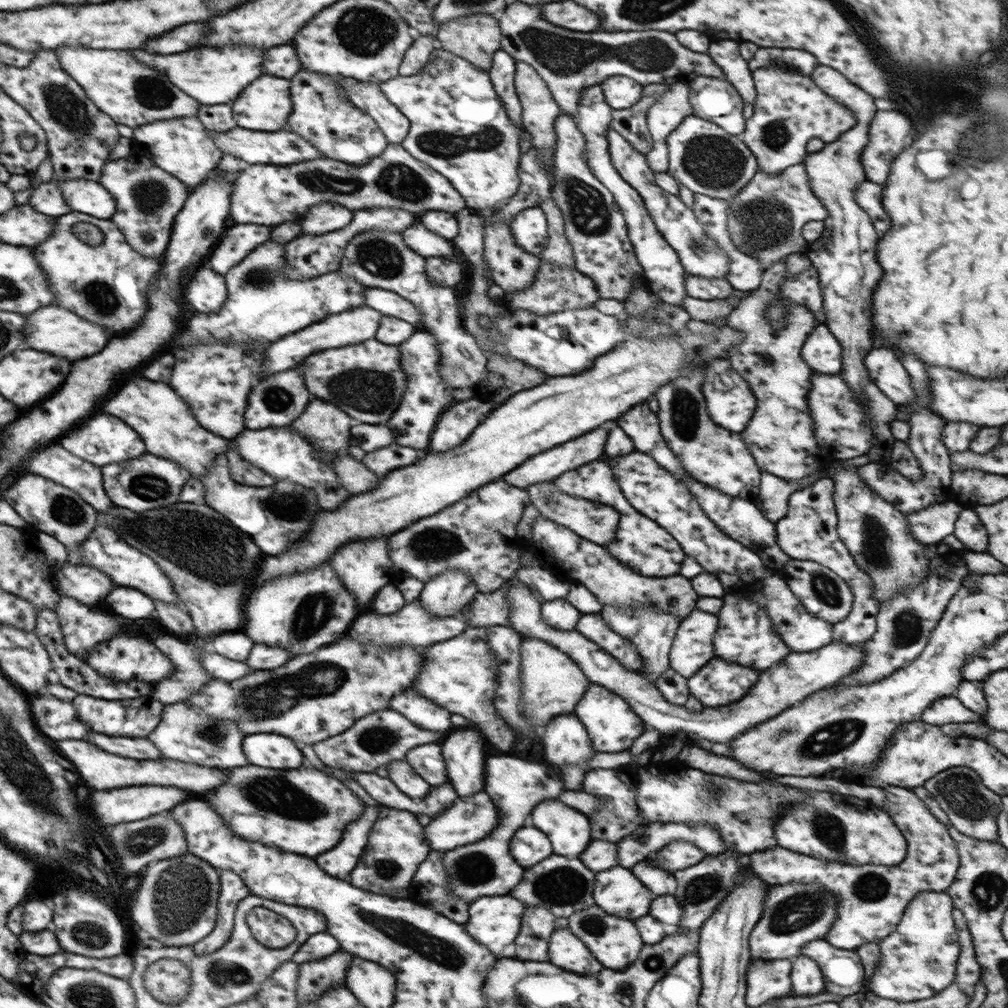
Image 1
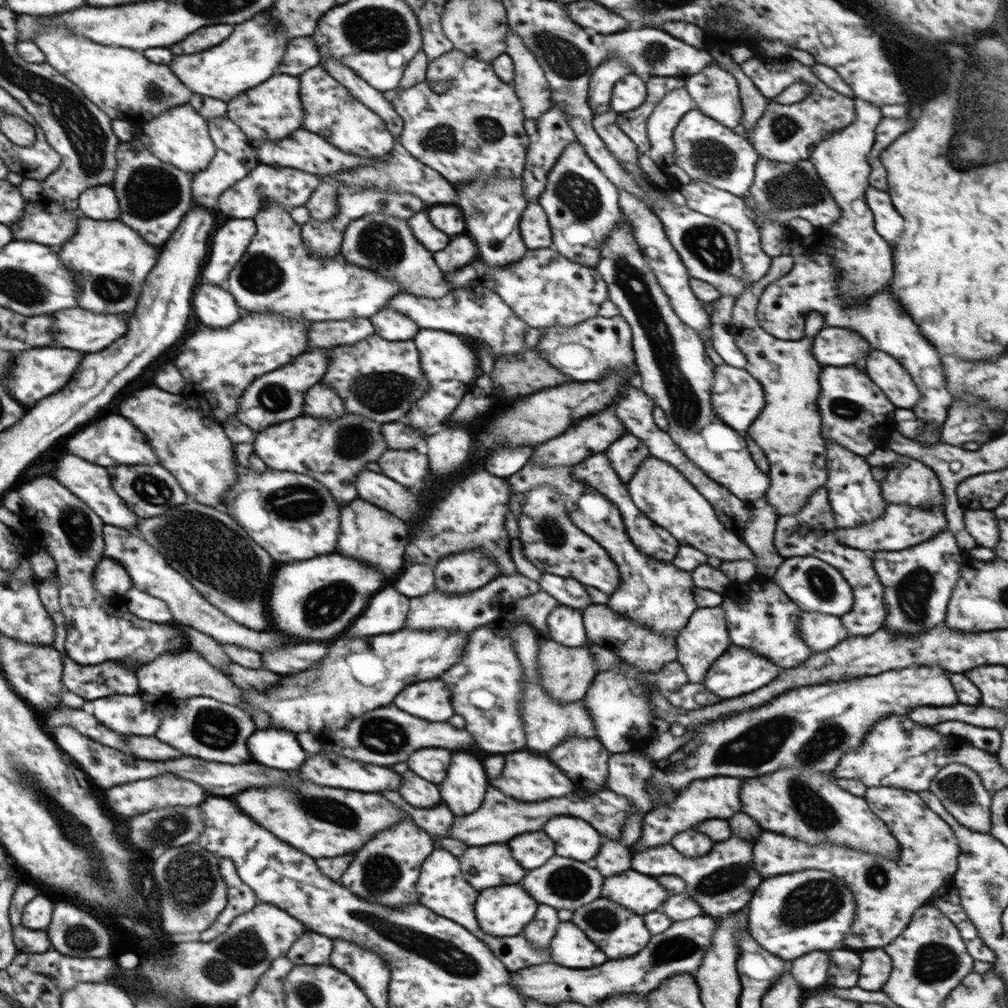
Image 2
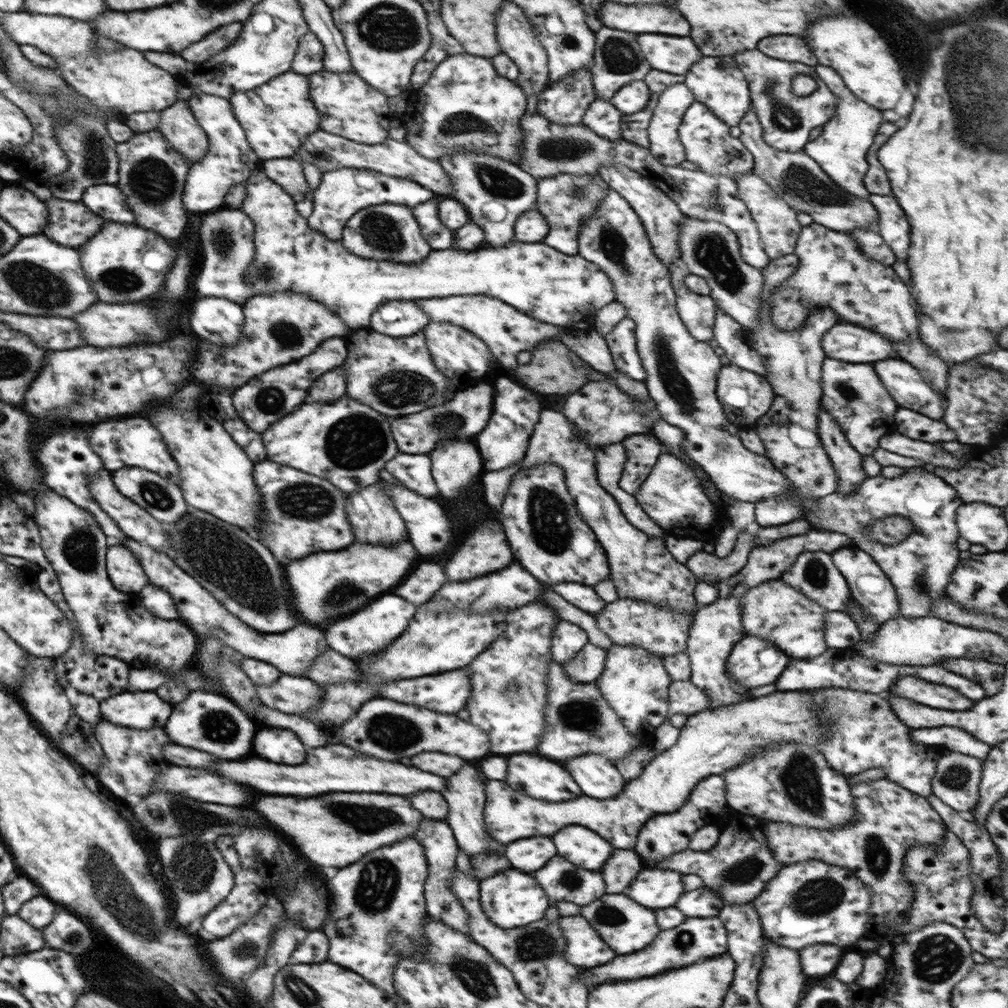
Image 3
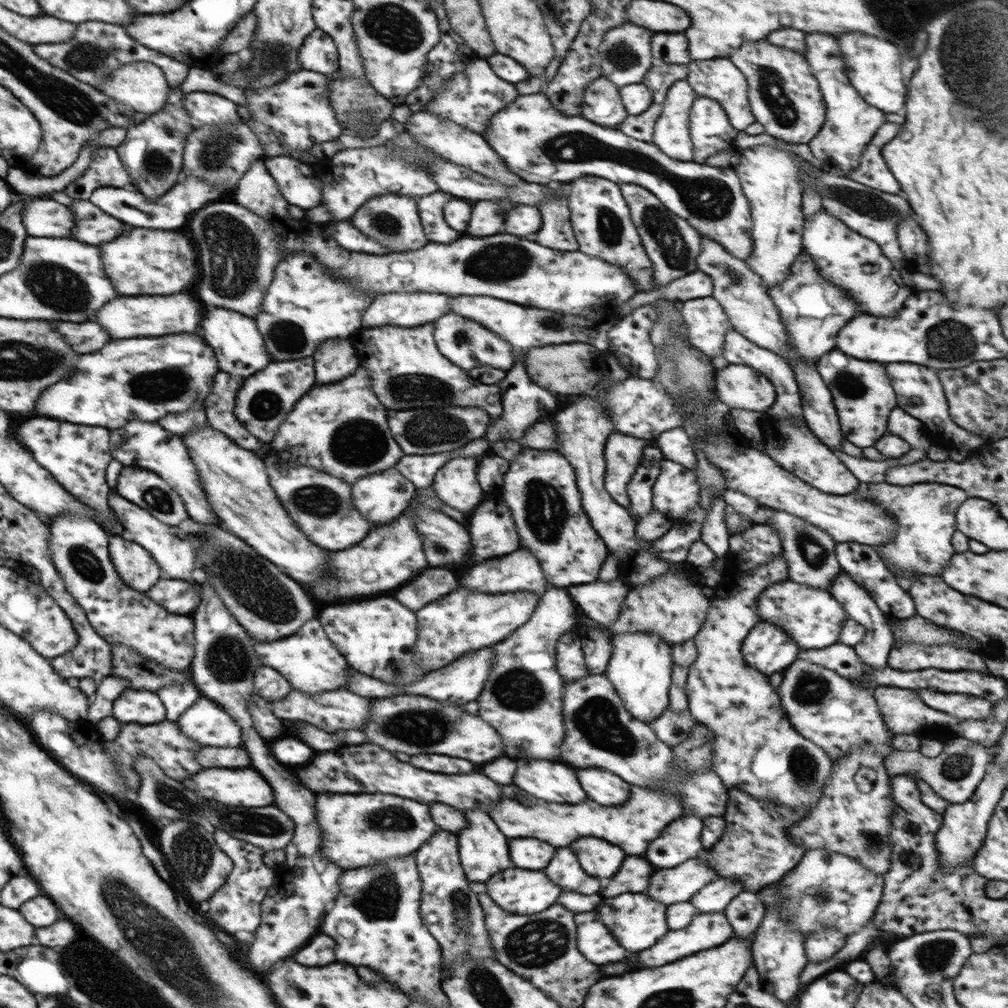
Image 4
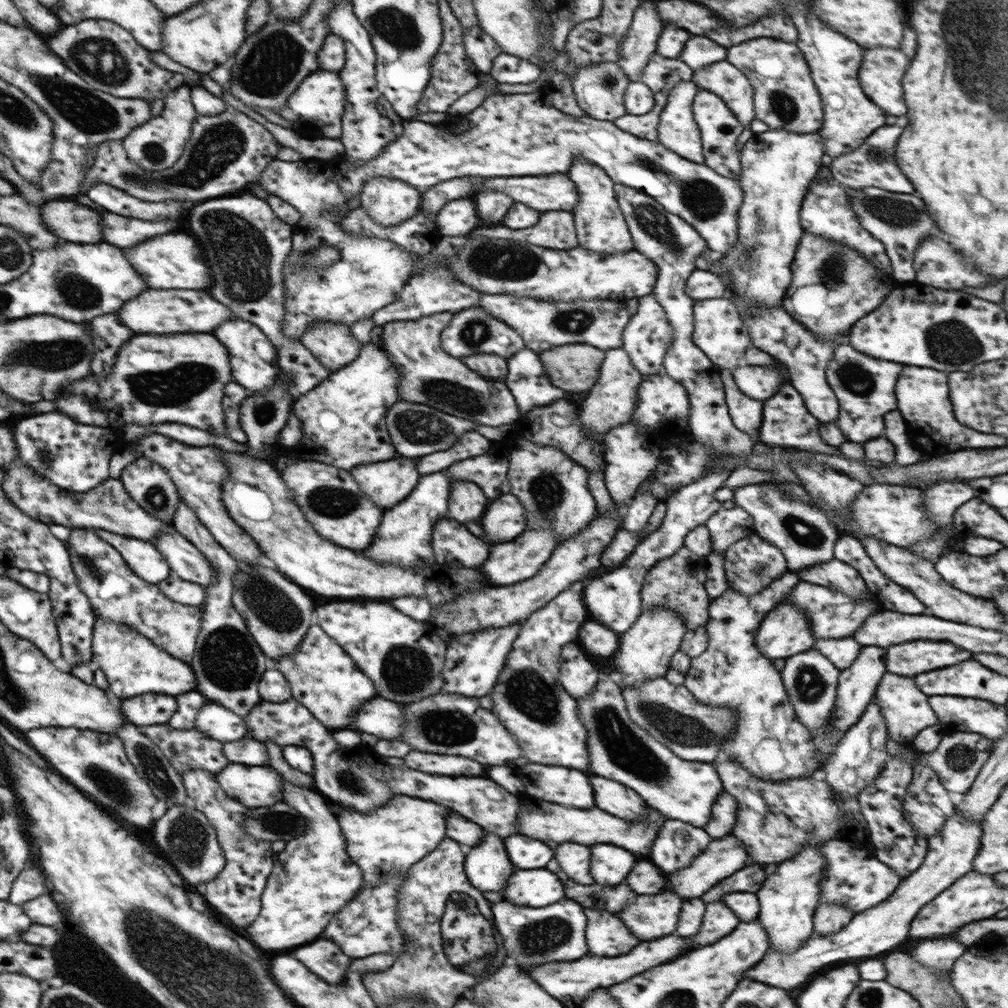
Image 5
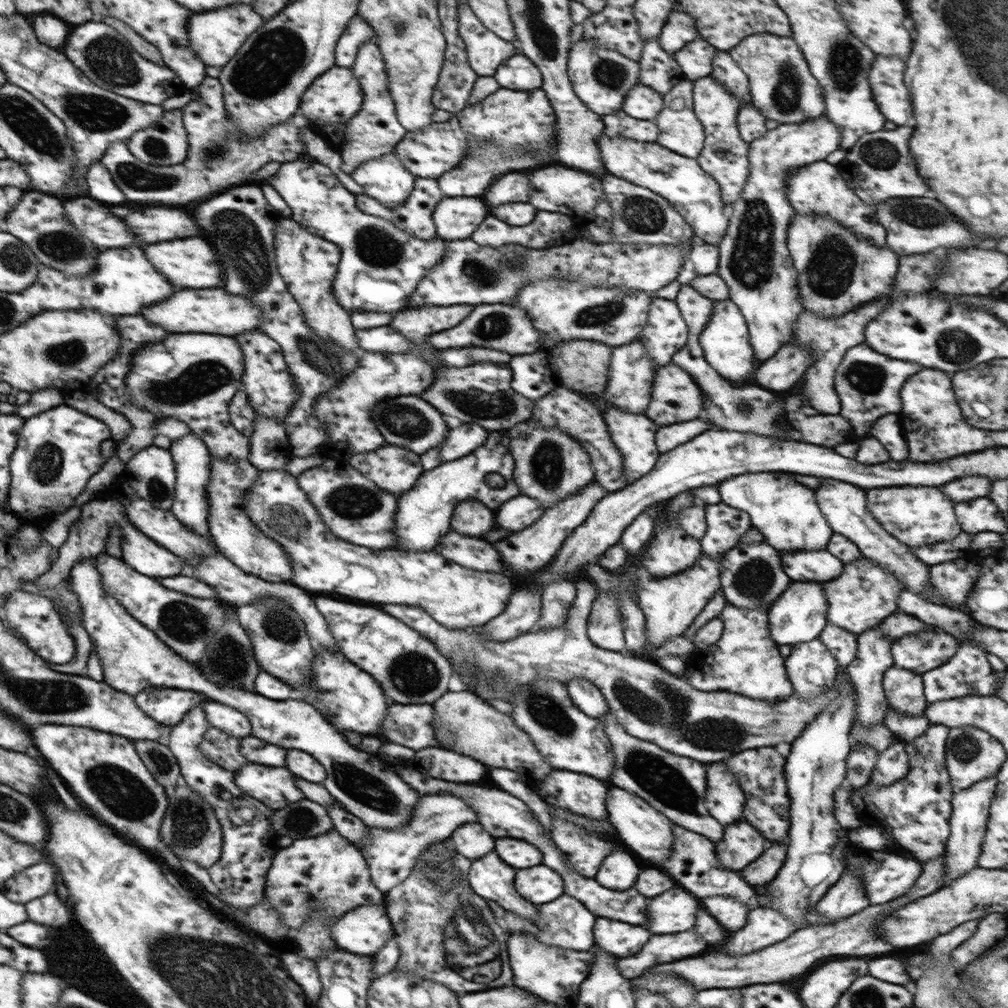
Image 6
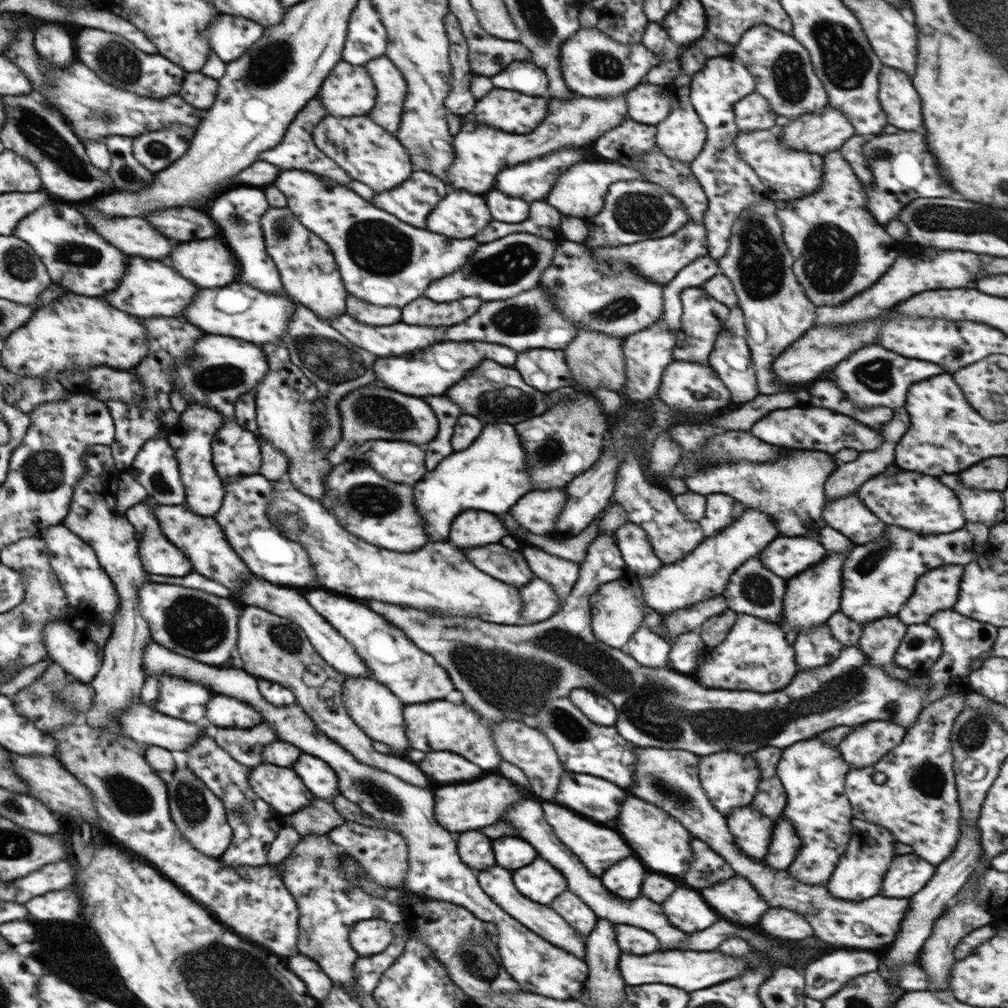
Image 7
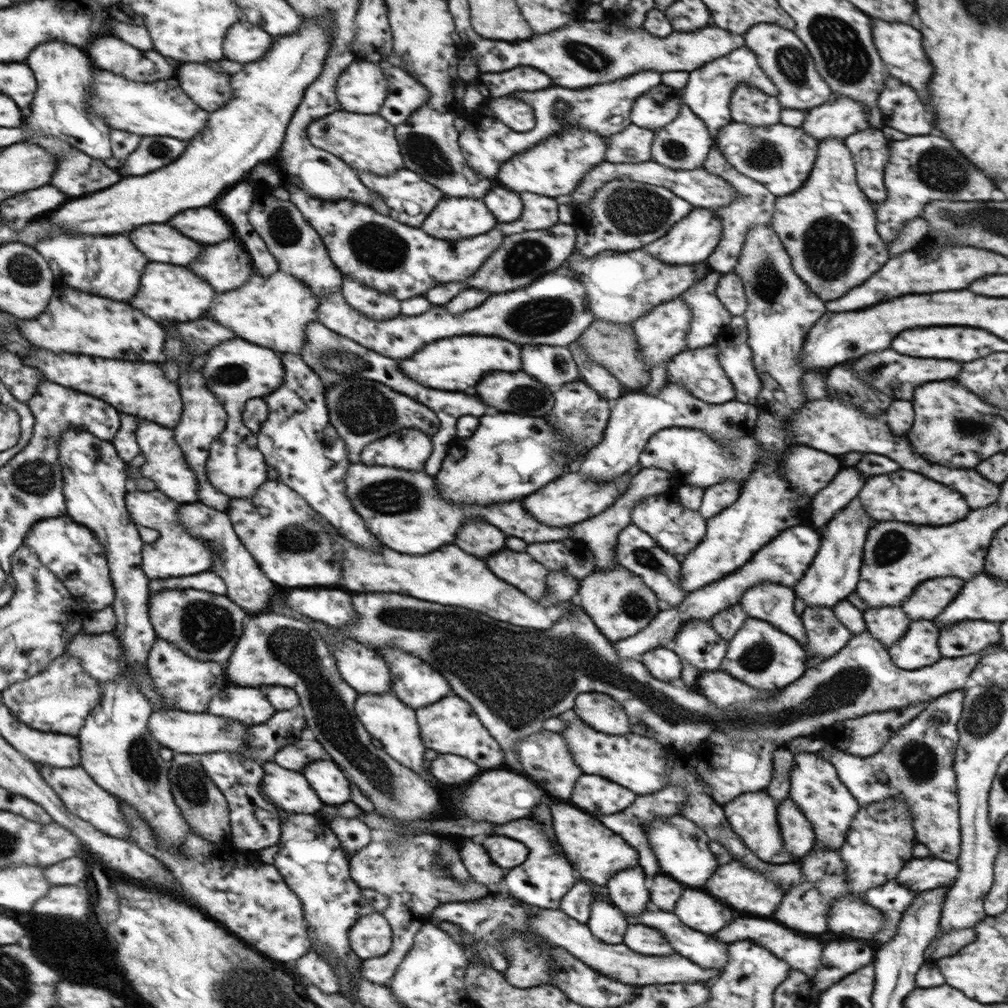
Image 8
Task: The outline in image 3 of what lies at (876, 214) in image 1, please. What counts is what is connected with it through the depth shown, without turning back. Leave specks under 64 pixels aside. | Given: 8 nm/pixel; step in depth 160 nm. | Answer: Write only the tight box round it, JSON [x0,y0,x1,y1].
[867,194,910,258]

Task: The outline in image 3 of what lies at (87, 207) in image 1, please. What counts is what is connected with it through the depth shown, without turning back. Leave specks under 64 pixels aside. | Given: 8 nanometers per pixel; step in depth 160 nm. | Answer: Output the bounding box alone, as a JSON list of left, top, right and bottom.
[84,185,135,224]

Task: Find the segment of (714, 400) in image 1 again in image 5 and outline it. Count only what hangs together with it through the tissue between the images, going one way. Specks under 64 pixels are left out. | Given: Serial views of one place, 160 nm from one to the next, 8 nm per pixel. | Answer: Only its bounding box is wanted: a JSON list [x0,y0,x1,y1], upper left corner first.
[731,365,784,401]

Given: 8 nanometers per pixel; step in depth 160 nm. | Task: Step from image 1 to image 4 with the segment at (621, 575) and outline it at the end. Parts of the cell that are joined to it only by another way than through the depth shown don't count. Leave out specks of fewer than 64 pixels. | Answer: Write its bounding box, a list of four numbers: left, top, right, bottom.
[501,448,608,587]

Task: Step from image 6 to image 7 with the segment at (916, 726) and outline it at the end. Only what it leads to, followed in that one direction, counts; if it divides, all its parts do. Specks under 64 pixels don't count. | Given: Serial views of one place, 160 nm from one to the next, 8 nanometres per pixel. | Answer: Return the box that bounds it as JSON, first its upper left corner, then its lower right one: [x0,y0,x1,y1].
[368,530,930,756]

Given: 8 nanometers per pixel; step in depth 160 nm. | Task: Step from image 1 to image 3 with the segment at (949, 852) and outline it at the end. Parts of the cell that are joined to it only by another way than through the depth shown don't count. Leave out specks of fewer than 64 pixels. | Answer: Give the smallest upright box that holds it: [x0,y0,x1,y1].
[764,778,945,940]

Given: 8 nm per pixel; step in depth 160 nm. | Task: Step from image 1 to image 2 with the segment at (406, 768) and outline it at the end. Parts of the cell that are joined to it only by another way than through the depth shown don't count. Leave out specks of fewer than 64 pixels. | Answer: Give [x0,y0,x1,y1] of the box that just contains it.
[397,774,441,809]

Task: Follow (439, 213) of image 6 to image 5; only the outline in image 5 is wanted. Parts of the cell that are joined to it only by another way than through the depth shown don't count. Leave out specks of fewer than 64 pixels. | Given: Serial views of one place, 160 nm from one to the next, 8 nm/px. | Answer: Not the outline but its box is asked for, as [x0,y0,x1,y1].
[435,198,478,237]

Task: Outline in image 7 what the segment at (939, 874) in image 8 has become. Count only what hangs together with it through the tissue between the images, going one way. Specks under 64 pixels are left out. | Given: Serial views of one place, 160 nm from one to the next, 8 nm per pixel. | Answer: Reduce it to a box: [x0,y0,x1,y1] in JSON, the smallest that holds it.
[879,853,936,899]

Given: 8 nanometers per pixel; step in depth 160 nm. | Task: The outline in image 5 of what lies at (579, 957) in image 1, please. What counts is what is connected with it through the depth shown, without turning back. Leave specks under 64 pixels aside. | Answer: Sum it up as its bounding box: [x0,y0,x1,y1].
[584,908,638,956]

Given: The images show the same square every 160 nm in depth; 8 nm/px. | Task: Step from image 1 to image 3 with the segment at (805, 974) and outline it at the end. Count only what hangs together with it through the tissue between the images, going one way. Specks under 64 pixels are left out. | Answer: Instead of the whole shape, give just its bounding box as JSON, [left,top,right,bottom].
[800,944,844,976]

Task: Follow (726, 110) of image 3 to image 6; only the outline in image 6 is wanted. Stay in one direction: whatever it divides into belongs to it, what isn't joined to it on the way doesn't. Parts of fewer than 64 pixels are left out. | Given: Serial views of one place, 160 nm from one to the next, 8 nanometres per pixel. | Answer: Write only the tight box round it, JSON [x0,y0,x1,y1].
[712,52,752,104]

